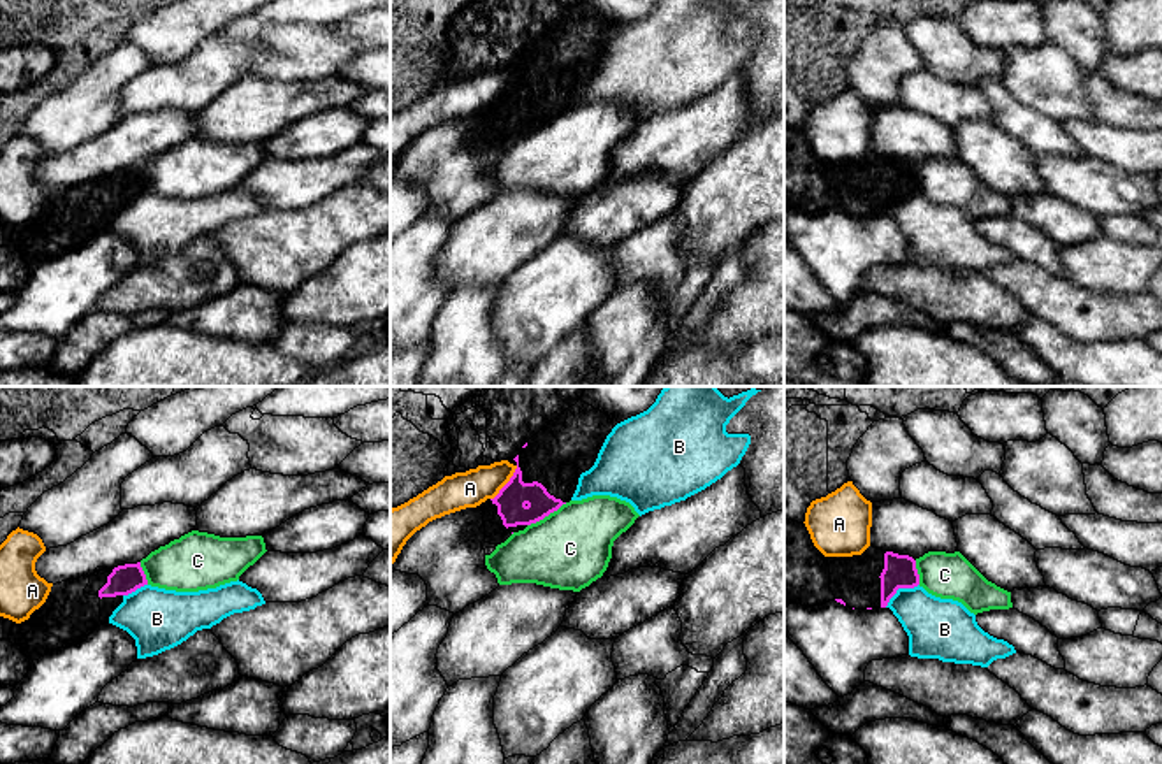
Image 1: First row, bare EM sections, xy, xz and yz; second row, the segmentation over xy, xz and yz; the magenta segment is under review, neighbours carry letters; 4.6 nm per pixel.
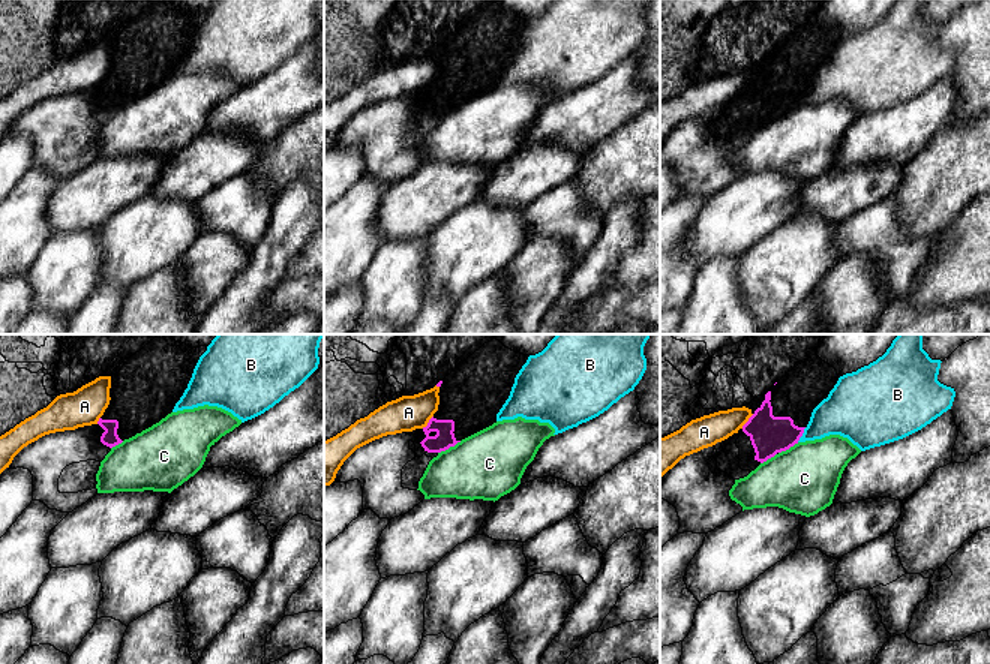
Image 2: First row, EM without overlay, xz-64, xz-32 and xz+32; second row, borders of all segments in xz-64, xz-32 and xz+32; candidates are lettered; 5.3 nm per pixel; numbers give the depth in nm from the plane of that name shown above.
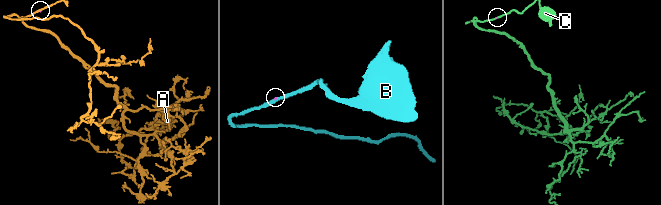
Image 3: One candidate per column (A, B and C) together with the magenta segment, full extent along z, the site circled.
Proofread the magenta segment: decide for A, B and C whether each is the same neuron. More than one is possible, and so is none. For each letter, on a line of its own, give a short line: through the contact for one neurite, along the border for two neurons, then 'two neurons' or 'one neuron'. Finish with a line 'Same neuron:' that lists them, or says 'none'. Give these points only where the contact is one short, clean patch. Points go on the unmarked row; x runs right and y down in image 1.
A: line xz (517, 72), (510, 86), (491, 106); two neurons
B: line yz (918, 190), (899, 195), (885, 213); two neurons
C: line xz (566, 109), (528, 132); two neurons
Same neuron: none

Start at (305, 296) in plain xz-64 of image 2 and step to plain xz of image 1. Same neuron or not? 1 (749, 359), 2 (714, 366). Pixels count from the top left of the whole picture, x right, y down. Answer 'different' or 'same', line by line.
1: same
2: same

